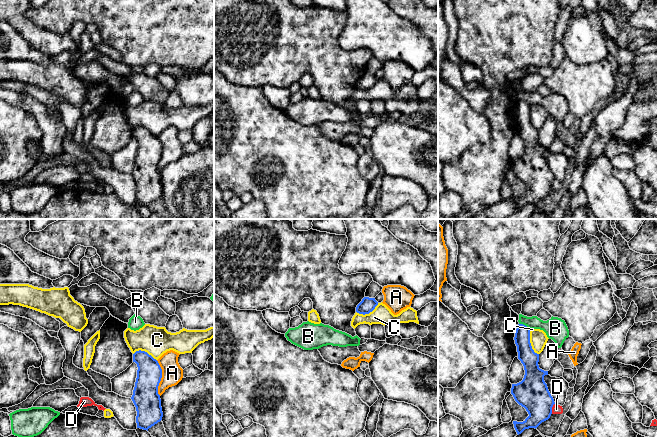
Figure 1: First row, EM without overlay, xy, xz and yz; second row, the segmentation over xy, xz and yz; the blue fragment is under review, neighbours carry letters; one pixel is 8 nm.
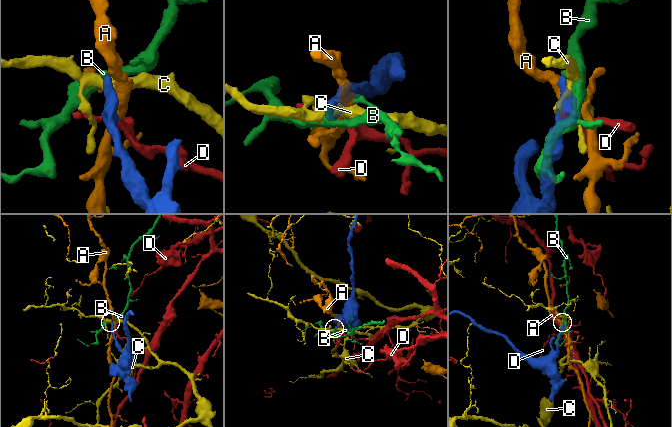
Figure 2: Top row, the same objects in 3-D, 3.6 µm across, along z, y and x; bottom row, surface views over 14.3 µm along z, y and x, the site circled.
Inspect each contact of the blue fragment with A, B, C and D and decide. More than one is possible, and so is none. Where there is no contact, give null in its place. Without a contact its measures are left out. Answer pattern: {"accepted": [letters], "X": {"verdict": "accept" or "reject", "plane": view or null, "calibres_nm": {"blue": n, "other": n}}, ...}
{"accepted": [], "A": {"verdict": "reject", "plane": "xy", "calibres_nm": {"blue": 220, "other": 170}}, "B": {"verdict": "reject", "plane": "yz", "calibres_nm": {"blue": 140, "other": 180}}, "C": {"verdict": "reject", "plane": "yz", "calibres_nm": {"blue": 140, "other": 140}}, "D": {"verdict": "reject", "plane": "yz", "calibres_nm": {"blue": 260, "other": 80}}}

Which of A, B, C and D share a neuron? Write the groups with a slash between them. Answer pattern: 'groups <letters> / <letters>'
groups A / B / C / D

